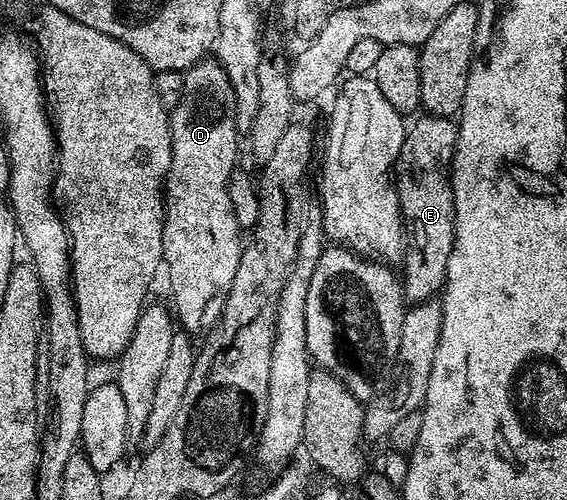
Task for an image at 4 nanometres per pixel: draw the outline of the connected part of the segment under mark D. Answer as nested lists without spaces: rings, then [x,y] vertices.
[[[201,60],[195,62],[189,70],[183,71],[184,89],[180,92],[180,102],[170,112],[168,123],[170,124],[170,132],[172,133],[172,159],[170,160],[170,168],[168,176],[164,180],[164,260],[163,265],[168,266],[168,278],[172,281],[172,302],[175,317],[178,319],[185,331],[189,335],[197,336],[203,330],[208,330],[215,324],[226,310],[226,296],[230,292],[230,284],[234,284],[234,272],[238,272],[238,260],[242,249],[242,241],[240,242],[240,233],[242,227],[236,221],[234,216],[234,208],[230,202],[230,192],[228,191],[228,182],[234,170],[237,169],[236,163],[236,133],[238,127],[236,124],[236,97],[232,92],[232,85],[226,76],[226,72],[220,63],[215,60]]]

